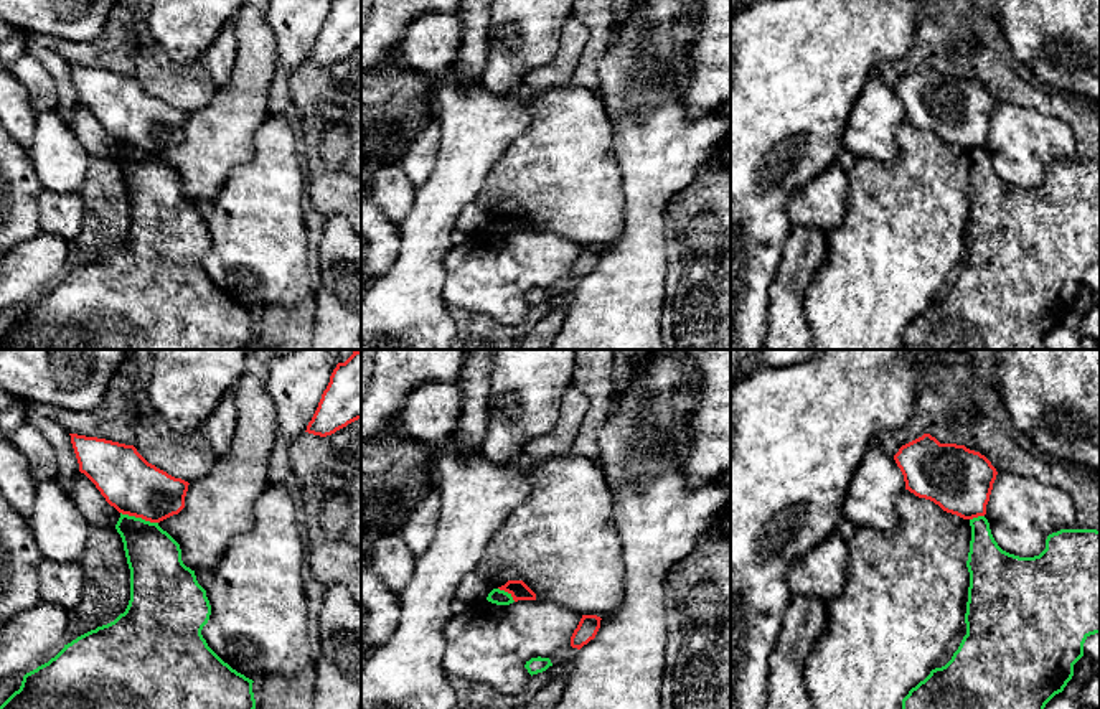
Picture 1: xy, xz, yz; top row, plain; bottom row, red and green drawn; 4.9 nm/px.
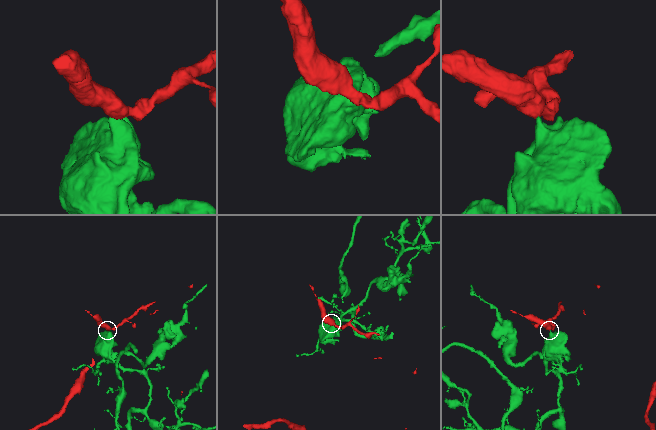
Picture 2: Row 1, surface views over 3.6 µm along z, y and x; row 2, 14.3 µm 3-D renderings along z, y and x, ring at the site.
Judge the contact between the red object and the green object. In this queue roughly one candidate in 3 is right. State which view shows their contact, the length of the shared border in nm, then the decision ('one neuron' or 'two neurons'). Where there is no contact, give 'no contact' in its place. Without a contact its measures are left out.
meets red in xy; contact 190 nm long; two neurons

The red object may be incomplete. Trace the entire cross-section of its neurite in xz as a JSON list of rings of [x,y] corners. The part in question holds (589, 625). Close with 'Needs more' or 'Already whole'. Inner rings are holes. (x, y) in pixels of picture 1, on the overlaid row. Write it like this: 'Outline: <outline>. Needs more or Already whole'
Outline: [[[582,615],[577,628],[571,636],[571,646],[581,650],[584,645],[594,640],[600,628],[600,620],[602,618],[597,615]]]. Already whole

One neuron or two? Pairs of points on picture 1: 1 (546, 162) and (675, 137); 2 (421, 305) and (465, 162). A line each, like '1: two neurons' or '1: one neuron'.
1: two neurons
2: one neuron

